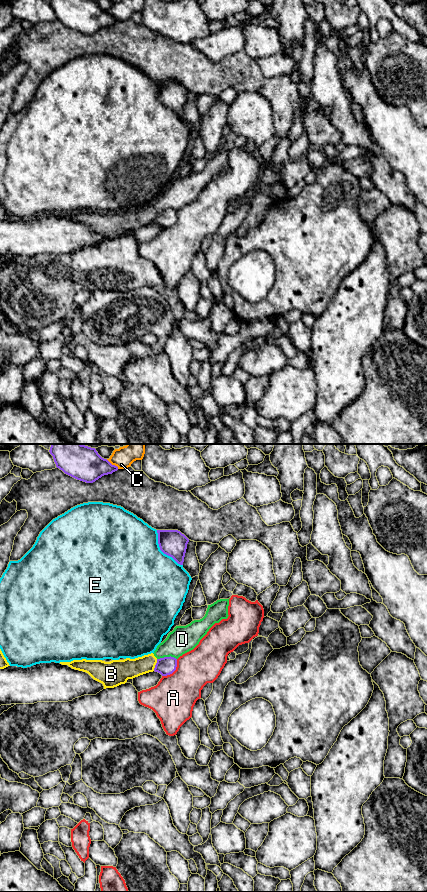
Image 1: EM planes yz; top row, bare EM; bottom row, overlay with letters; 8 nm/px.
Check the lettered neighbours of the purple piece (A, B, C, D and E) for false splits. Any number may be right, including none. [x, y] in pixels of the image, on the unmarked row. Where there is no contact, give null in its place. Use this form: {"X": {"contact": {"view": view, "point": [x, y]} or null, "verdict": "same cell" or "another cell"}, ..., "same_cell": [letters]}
{"A": {"contact": {"view": "yz", "point": [173, 223]}, "verdict": "another cell"}, "B": {"contact": {"view": "yz", "point": [155, 217]}, "verdict": "another cell"}, "C": {"contact": {"view": "yz", "point": [111, 16]}, "verdict": "another cell"}, "D": {"contact": {"view": "yz", "point": [166, 209]}, "verdict": "another cell"}, "E": {"contact": {"view": "yz", "point": [162, 103]}, "verdict": "another cell"}, "same_cell": []}

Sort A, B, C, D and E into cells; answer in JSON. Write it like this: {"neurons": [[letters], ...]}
{"neurons": [["A"], ["B", "D"], ["C"], ["E"]]}

